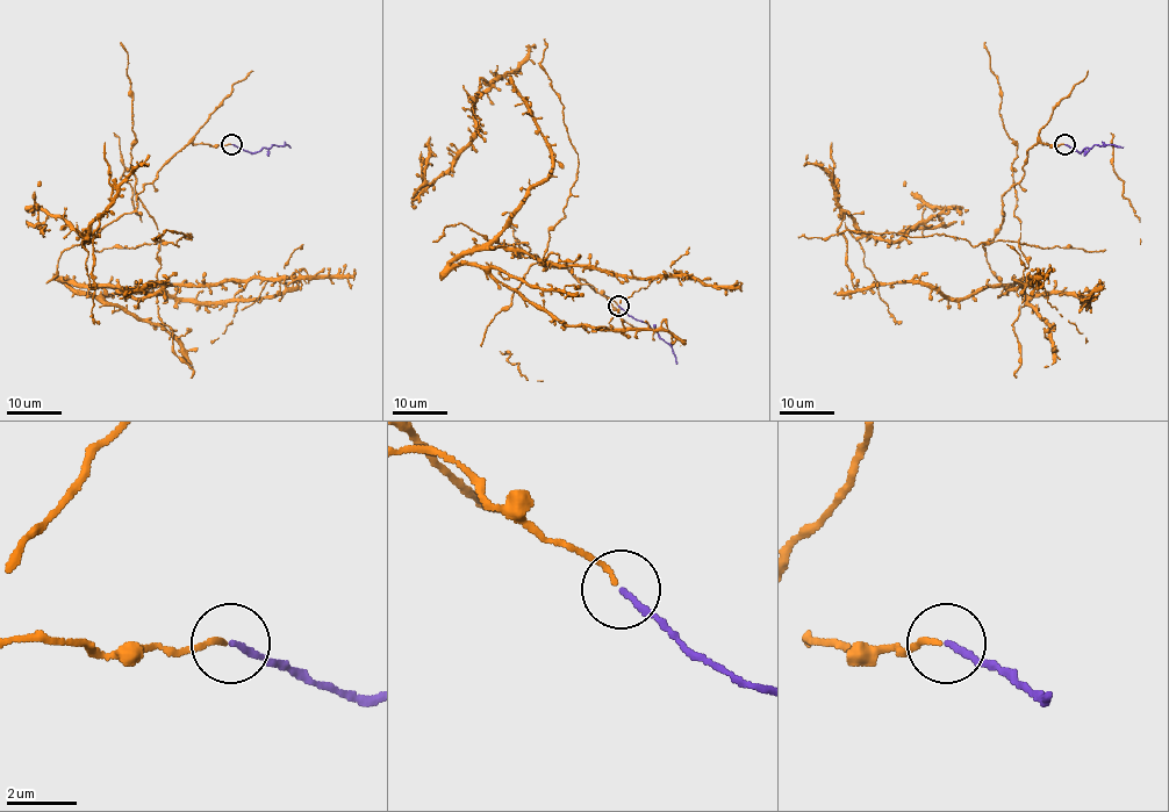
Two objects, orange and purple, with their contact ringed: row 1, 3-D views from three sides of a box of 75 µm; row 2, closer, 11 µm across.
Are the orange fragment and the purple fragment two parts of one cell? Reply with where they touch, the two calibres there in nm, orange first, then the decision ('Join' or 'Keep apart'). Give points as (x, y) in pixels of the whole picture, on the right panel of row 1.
Place: (1064, 144). Thickness 140 nm (orange) against 170 nm. Join

